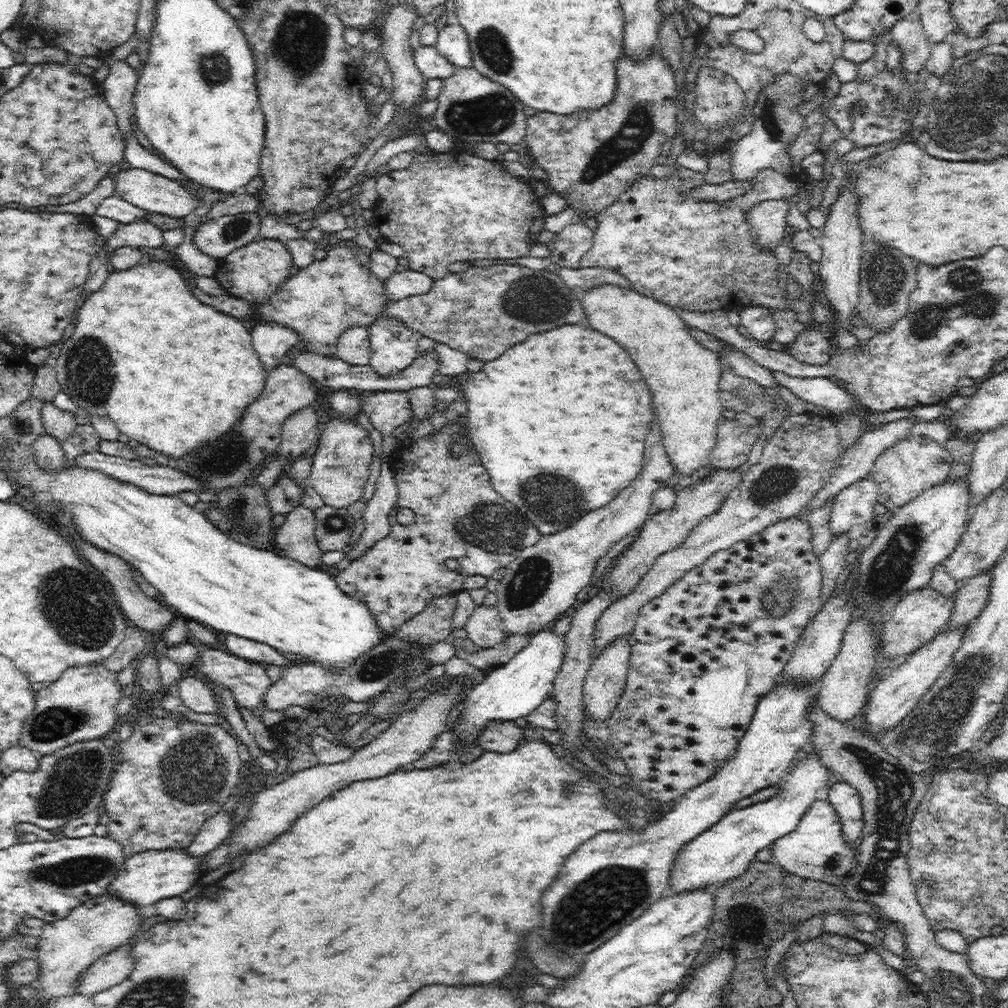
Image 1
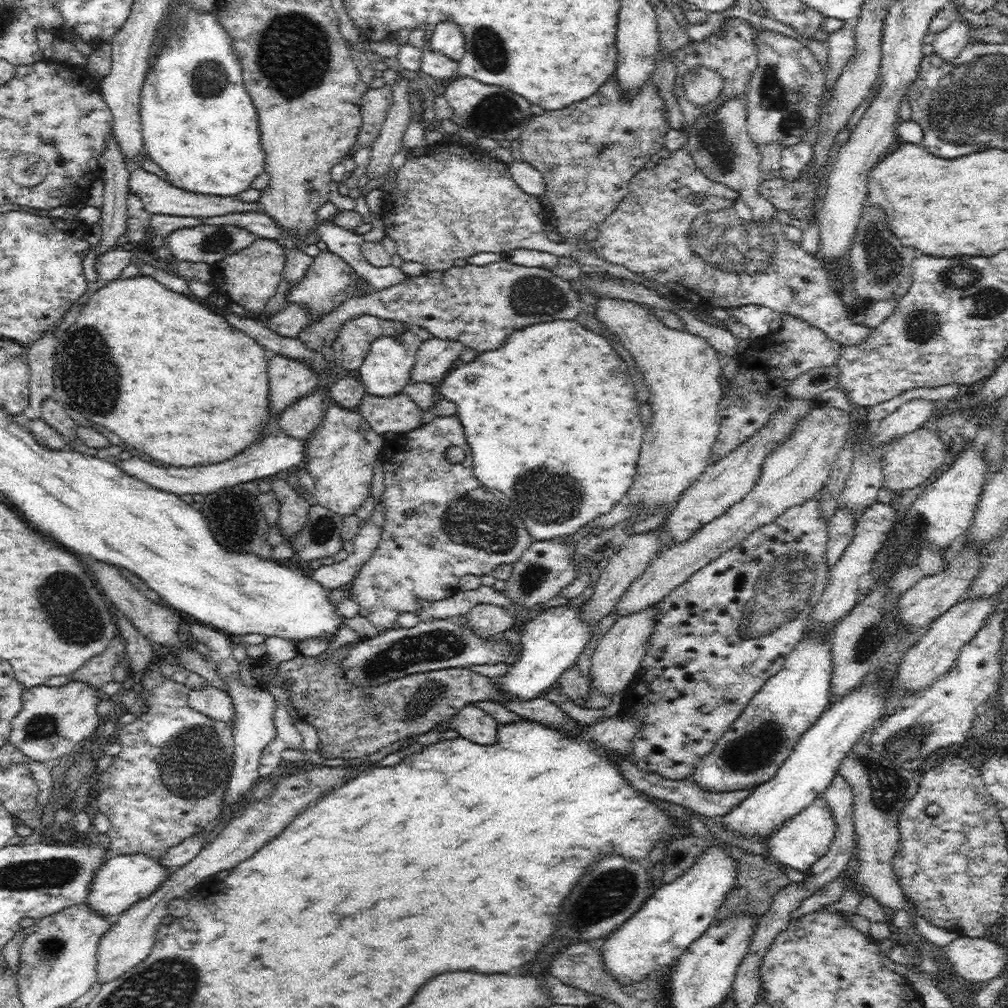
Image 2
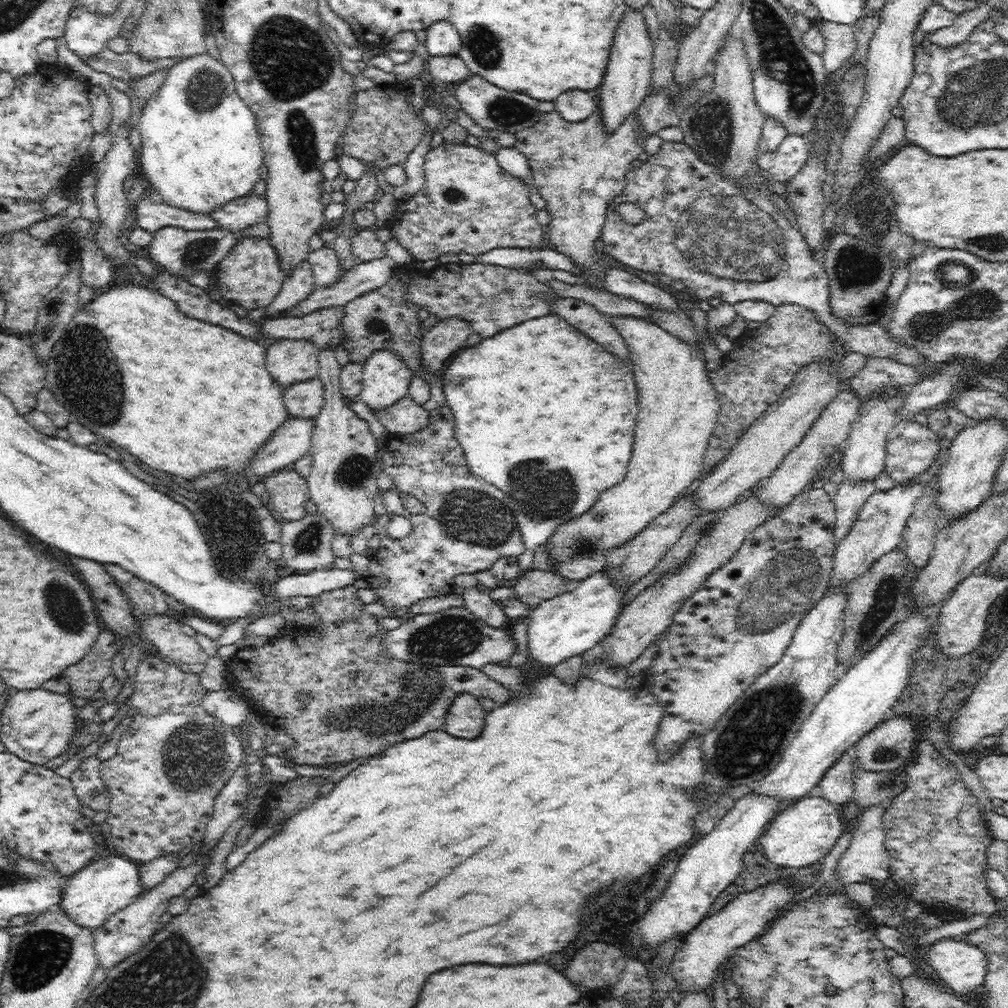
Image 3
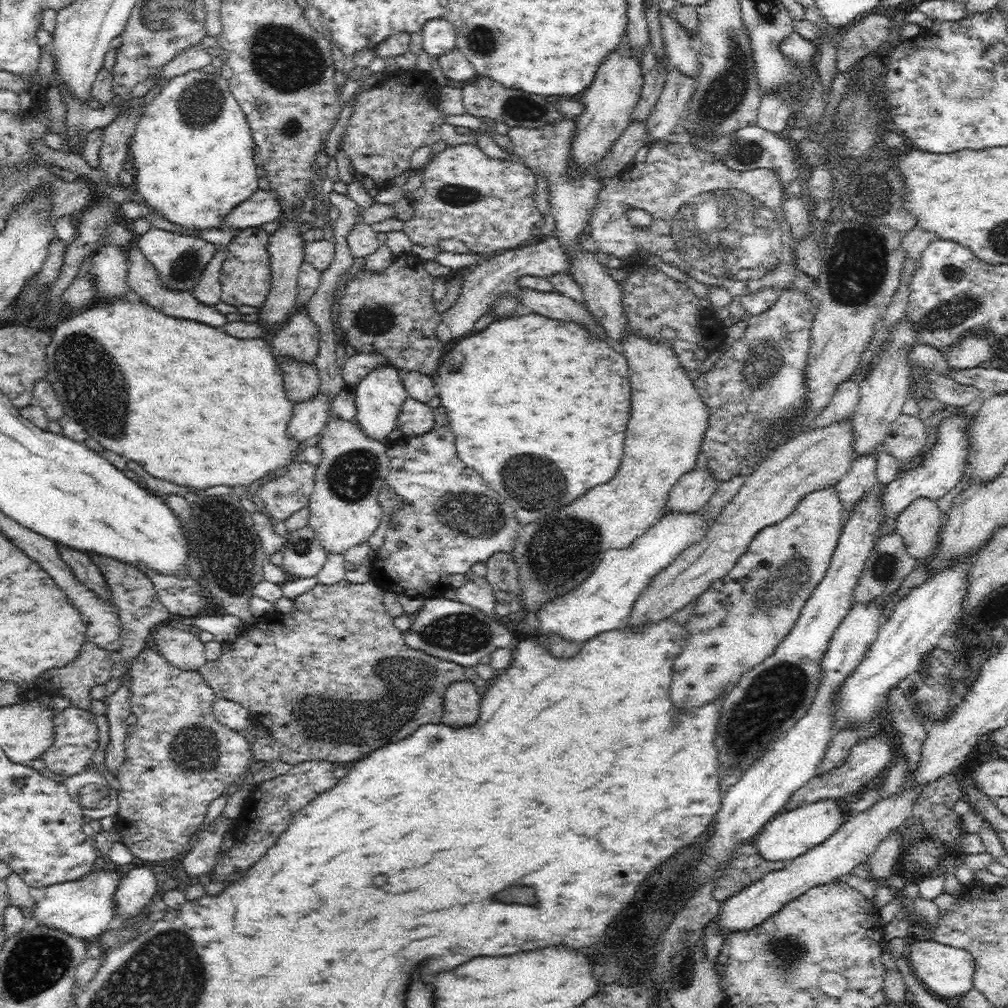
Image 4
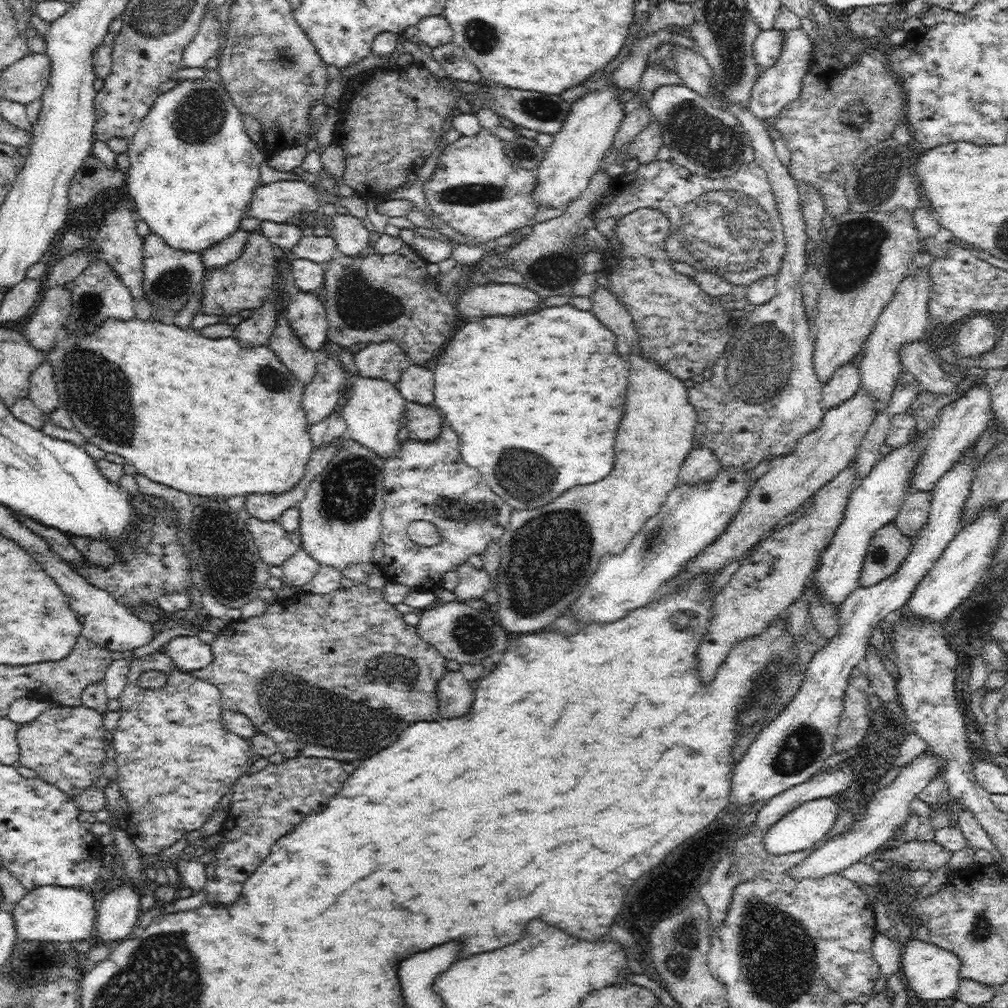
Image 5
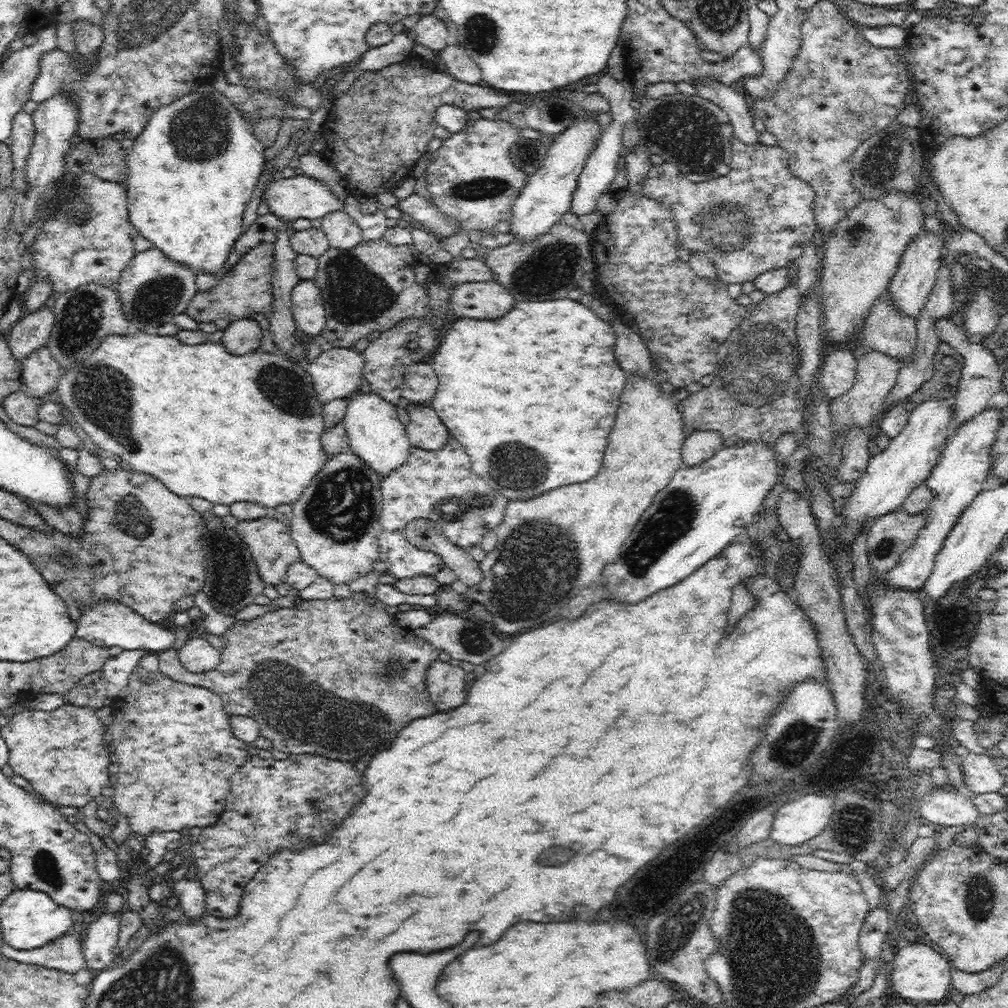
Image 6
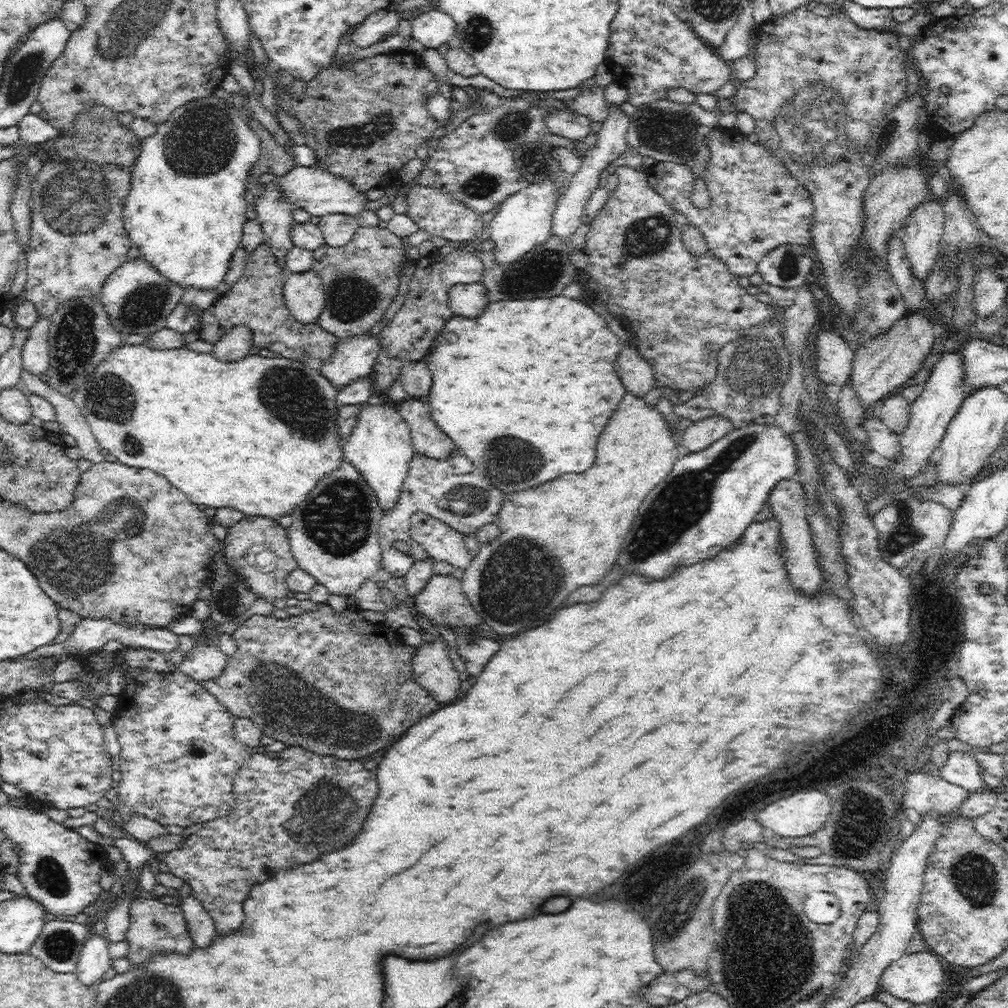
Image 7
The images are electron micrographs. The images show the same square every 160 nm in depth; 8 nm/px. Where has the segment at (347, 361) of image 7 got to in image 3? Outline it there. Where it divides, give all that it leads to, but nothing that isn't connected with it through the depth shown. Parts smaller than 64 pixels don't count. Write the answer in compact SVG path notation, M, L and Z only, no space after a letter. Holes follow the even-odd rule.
M289 417L249 460L247 469L238 475L262 476L285 470L309 453L314 427L314 419Z

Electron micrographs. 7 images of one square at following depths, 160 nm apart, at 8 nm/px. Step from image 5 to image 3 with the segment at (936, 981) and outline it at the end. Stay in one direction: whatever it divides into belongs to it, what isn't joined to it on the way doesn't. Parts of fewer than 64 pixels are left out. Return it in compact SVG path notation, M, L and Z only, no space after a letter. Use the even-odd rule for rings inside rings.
M948 937L940 939L930 946L927 952L927 962L934 970L932 974L946 982L947 986L966 994L978 986L984 985L984 976L987 970L988 960L980 947L970 945L966 941L956 941Z

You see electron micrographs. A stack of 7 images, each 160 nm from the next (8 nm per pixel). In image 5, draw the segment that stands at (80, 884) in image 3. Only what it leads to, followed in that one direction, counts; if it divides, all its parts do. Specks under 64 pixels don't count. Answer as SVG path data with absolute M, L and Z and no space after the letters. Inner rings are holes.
M44 885L28 891L14 904L12 917L19 941L48 941L76 944L96 933L97 905L92 891L80 887Z

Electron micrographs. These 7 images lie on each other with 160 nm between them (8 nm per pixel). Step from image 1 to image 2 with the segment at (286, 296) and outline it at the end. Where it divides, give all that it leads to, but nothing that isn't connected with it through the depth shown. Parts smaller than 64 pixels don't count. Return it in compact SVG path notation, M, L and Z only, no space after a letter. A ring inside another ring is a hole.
M322 251L313 258L313 262L306 270L304 278L300 280L300 284L294 284L289 289L287 292L287 302L303 304L309 310L312 322L322 318L322 316L326 316L326 314L330 314L344 300L356 297L359 289L362 289L361 296L366 296L374 291L343 258L340 258L333 252Z

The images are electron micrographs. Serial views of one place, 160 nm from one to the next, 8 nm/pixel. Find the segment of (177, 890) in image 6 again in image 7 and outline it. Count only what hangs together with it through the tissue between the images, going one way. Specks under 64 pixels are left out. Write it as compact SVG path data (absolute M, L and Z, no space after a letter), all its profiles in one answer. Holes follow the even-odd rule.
M192 895L186 896L182 900L181 908L186 919L188 932L193 938L194 946L208 946L217 935L210 913Z

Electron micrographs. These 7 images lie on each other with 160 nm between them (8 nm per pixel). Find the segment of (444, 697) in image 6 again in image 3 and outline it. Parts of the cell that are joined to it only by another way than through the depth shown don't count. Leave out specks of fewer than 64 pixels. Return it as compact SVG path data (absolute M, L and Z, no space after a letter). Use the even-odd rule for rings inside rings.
M460 693L448 708L443 728L458 738L478 738L484 728L486 713L478 697Z

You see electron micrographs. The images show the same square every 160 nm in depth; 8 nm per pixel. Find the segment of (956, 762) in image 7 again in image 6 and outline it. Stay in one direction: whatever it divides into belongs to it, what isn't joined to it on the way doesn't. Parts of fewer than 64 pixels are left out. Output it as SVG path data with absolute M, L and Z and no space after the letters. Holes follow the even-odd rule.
M969 753L961 758L963 790L969 794L998 792L1004 786L1005 772L999 771L991 756Z

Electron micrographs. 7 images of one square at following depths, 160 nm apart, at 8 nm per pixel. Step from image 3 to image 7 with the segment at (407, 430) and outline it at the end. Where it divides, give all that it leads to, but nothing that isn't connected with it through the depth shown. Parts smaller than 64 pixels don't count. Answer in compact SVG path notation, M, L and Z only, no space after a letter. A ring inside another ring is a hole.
M408 396L396 406L402 419L410 427L415 453L444 460L454 452L456 446L433 420L429 402L422 402L420 397Z

